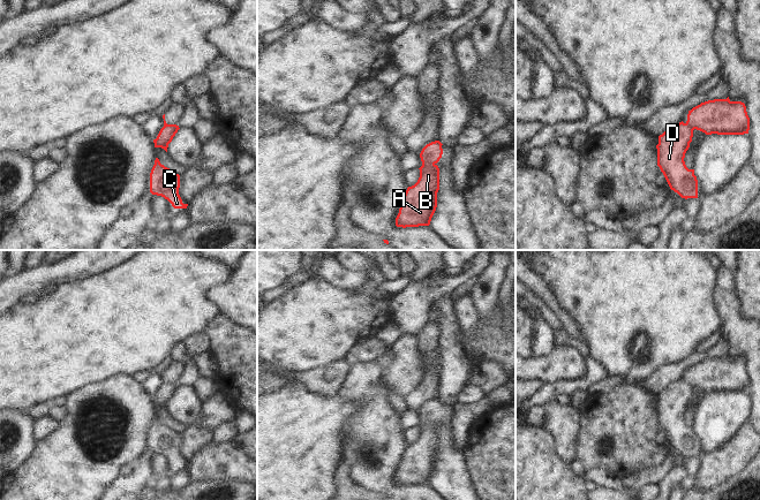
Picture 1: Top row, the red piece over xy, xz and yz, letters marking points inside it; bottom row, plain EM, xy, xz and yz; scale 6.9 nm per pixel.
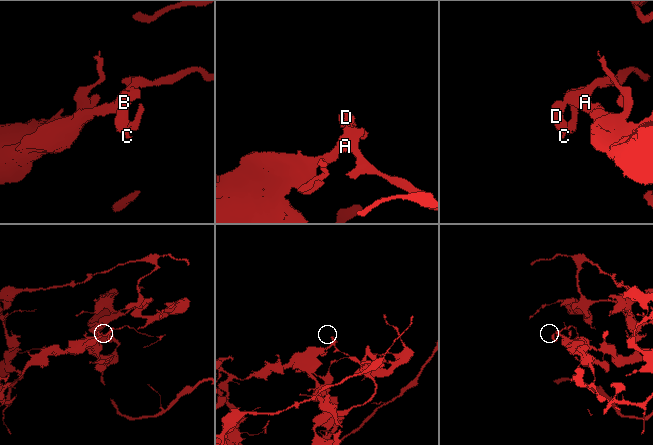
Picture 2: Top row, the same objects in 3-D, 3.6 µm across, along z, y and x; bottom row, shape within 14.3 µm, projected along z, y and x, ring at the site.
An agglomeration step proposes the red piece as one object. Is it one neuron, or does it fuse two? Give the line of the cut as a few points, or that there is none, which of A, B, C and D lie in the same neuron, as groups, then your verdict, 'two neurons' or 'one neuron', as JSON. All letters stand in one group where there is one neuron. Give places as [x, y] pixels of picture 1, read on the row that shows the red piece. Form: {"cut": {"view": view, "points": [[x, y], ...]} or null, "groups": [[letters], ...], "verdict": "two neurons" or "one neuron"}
{"cut": {"view": "xz", "points": [[422, 164], [434, 165]]}, "groups": [["A", "B"], ["C", "D"]], "verdict": "two neurons"}

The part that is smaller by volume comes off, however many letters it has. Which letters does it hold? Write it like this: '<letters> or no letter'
C, D

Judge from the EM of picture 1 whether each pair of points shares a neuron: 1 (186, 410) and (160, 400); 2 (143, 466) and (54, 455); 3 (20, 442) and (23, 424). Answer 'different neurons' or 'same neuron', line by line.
1: different neurons
2: different neurons
3: same neuron

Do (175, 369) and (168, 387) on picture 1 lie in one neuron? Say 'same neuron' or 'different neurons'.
different neurons

